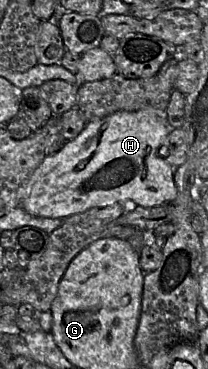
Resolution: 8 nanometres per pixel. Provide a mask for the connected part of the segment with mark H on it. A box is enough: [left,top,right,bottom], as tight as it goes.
[21,109,177,218]

